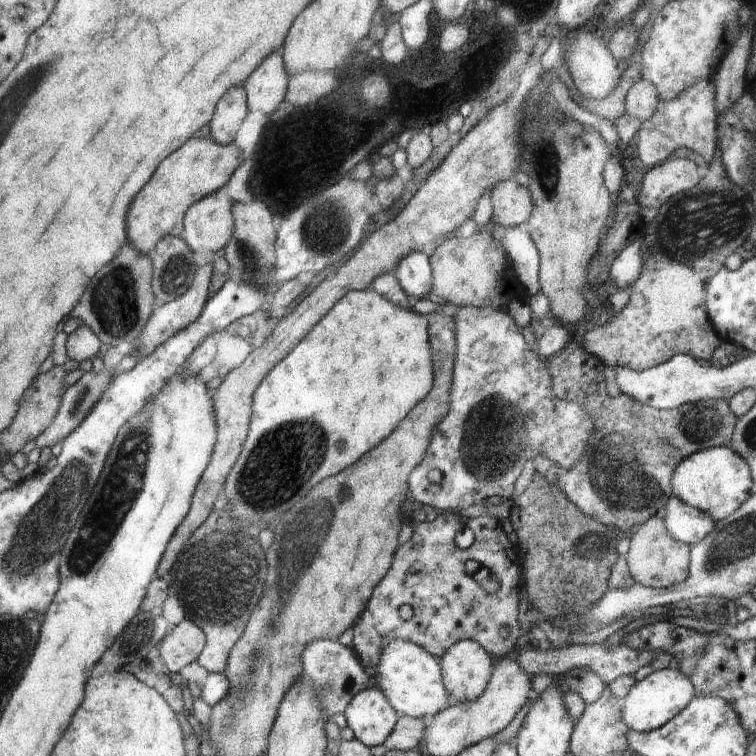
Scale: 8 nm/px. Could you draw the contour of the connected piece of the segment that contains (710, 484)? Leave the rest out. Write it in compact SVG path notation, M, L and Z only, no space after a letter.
M720 446L696 452L681 462L672 480L675 496L690 507L710 514L715 520L731 517L750 497L751 468L730 447Z

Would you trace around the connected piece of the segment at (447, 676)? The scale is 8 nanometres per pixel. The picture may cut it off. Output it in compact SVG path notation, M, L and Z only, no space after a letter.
M456 642L440 659L449 704L470 702L480 697L490 684L492 658L478 642Z

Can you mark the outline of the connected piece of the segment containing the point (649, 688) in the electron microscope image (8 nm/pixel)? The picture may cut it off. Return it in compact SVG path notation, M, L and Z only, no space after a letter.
M672 668L656 670L646 678L636 680L636 684L620 702L623 722L627 724L630 732L634 730L648 733L660 729L660 726L667 725L669 721L672 721L691 705L694 700L694 686L692 684L691 680L680 670Z

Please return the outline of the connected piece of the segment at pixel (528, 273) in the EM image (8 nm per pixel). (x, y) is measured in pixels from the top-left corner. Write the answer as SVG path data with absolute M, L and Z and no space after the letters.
M490 221L485 230L498 239L510 256L511 264L522 285L523 294L527 297L540 292L538 250L525 227L500 226Z

